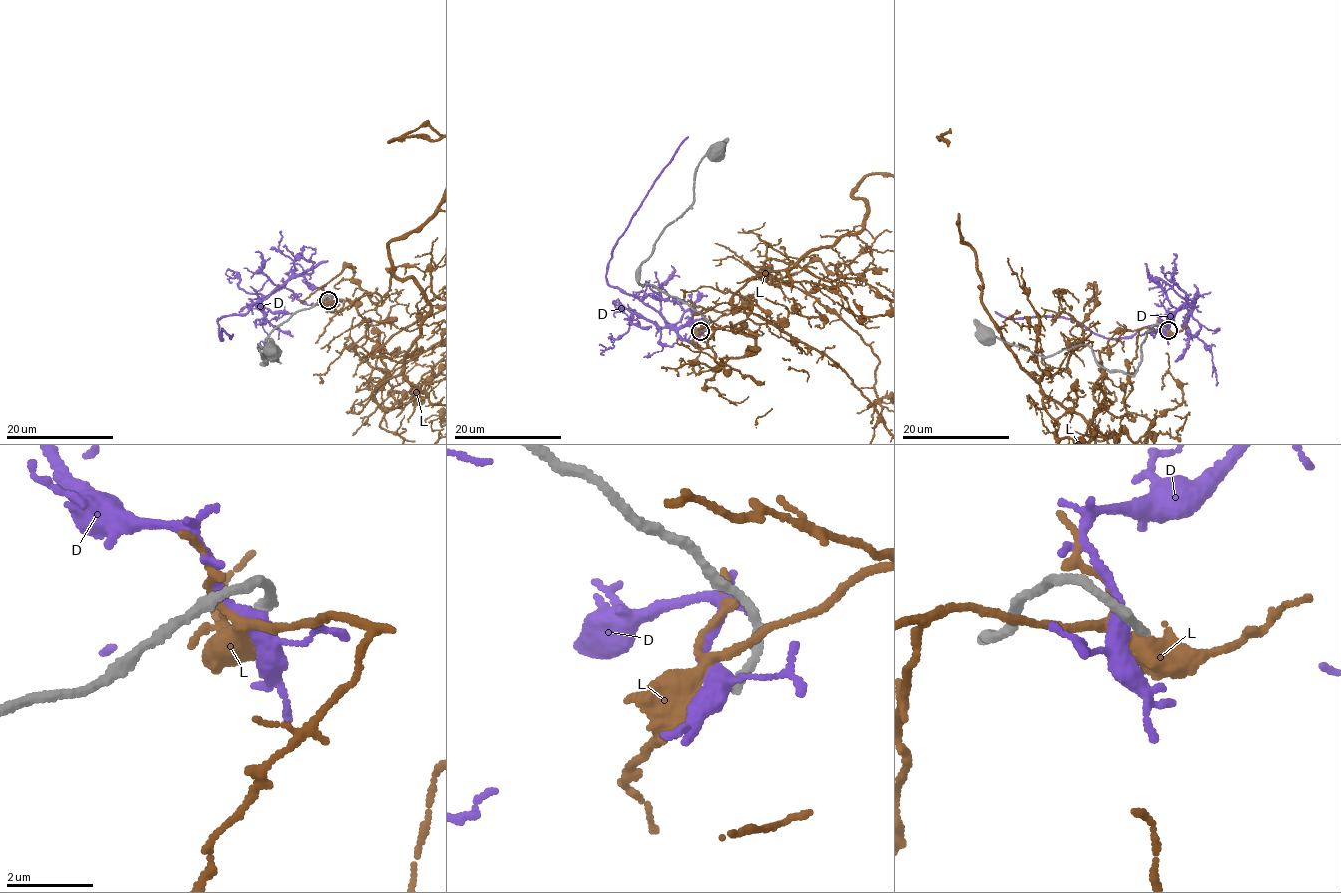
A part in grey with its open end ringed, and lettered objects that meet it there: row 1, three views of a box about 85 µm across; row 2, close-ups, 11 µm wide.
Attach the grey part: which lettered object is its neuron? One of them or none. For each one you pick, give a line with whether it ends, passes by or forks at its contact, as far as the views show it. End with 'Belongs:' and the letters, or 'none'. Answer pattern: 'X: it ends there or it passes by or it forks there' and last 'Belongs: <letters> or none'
Belongs: none

